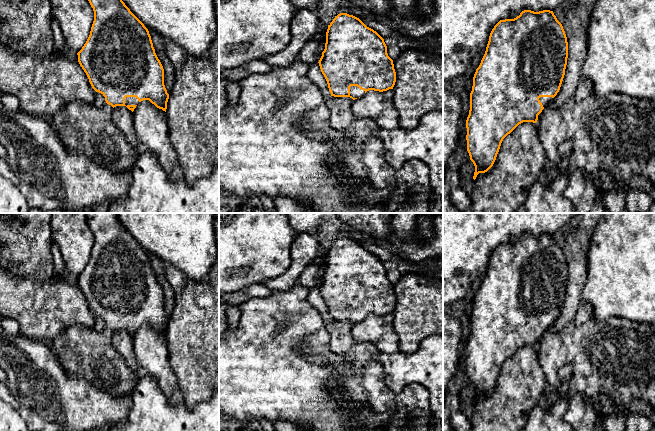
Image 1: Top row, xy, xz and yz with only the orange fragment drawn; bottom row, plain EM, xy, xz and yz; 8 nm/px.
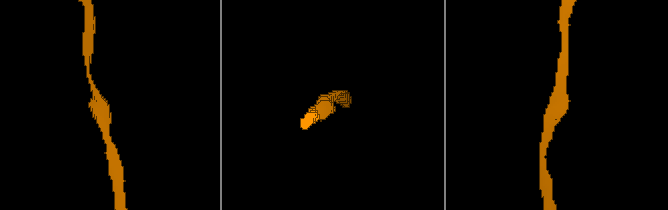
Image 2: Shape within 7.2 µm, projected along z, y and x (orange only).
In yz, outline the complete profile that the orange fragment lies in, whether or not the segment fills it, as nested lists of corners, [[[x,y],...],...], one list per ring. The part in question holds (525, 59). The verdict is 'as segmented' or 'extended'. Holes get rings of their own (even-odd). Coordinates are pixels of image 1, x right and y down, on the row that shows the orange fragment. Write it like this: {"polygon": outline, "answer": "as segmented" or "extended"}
{"polygon": [[[524,10],[514,19],[500,20],[492,29],[489,41],[486,47],[485,54],[481,60],[479,67],[473,77],[473,86],[470,93],[470,110],[469,115],[466,120],[467,128],[467,151],[470,156],[470,160],[475,166],[475,172],[473,179],[475,180],[479,173],[487,172],[494,164],[497,154],[499,152],[501,143],[503,139],[510,134],[519,124],[523,122],[533,122],[536,123],[538,120],[538,115],[542,112],[545,106],[547,106],[553,98],[557,95],[560,90],[567,65],[568,58],[568,42],[565,31],[562,24],[557,20],[553,11],[543,10],[539,12],[534,12],[531,10]]], "answer": "extended"}

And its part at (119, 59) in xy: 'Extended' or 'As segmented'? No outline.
Extended

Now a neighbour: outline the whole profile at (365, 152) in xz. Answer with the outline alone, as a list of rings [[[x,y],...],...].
[[[331,96],[326,100],[330,110],[330,127],[340,132],[350,143],[335,145],[327,158],[327,164],[337,170],[340,177],[354,183],[370,183],[377,189],[388,189],[389,195],[379,203],[351,203],[345,213],[430,213],[430,169],[418,159],[405,163],[399,170],[390,166],[384,155],[384,145],[375,135],[377,123],[369,118],[355,118],[352,112],[353,99]]]

